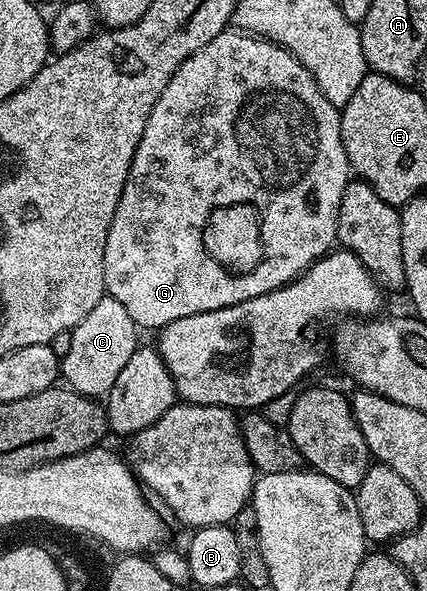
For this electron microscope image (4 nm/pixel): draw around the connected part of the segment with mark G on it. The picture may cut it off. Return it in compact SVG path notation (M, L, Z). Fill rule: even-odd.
M224 30L221 34L217 34L217 38L213 38L213 42L205 42L205 46L201 46L201 50L197 50L197 54L193 54L189 58L185 58L185 62L181 62L181 66L177 70L177 74L173 74L173 78L169 78L169 86L165 86L165 90L161 90L161 98L157 98L157 106L153 106L153 114L149 114L149 122L145 122L145 134L141 134L141 142L137 146L137 150L133 154L133 162L129 166L129 174L125 182L125 190L121 190L121 198L117 202L117 210L113 214L113 222L109 226L109 238L105 238L105 262L103 263L103 273L105 274L105 292L106 295L112 296L117 302L121 302L121 306L125 306L125 310L129 310L129 318L133 318L133 322L140 328L152 328L158 330L166 326L169 322L177 322L177 318L189 318L189 314L205 314L209 310L221 310L225 306L237 306L237 302L245 302L249 298L257 298L261 294L269 294L273 290L283 287L294 280L296 276L302 276L320 256L326 256L328 252L332 251L333 245L336 243L337 237L335 231L337 230L337 214L341 206L341 198L345 194L345 186L349 179L349 165L347 163L347 155L345 154L345 146L341 142L341 122L339 121L340 109L329 102L325 98L325 94L319 89L317 82L314 80L312 74L301 64L301 62L290 53L289 50L282 48L282 46L274 44L273 41L264 40L260 36L248 35L244 31L238 30ZM257 190L261 192L279 192L281 196L271 196L273 204L275 204L275 232L273 240L265 240L265 254L260 254L259 258L255 260L253 266L249 266L253 272L233 272L217 254L213 256L209 250L205 250L205 234L211 236L211 216L219 210L229 210L227 202L233 198L233 194L239 192L253 192Z

